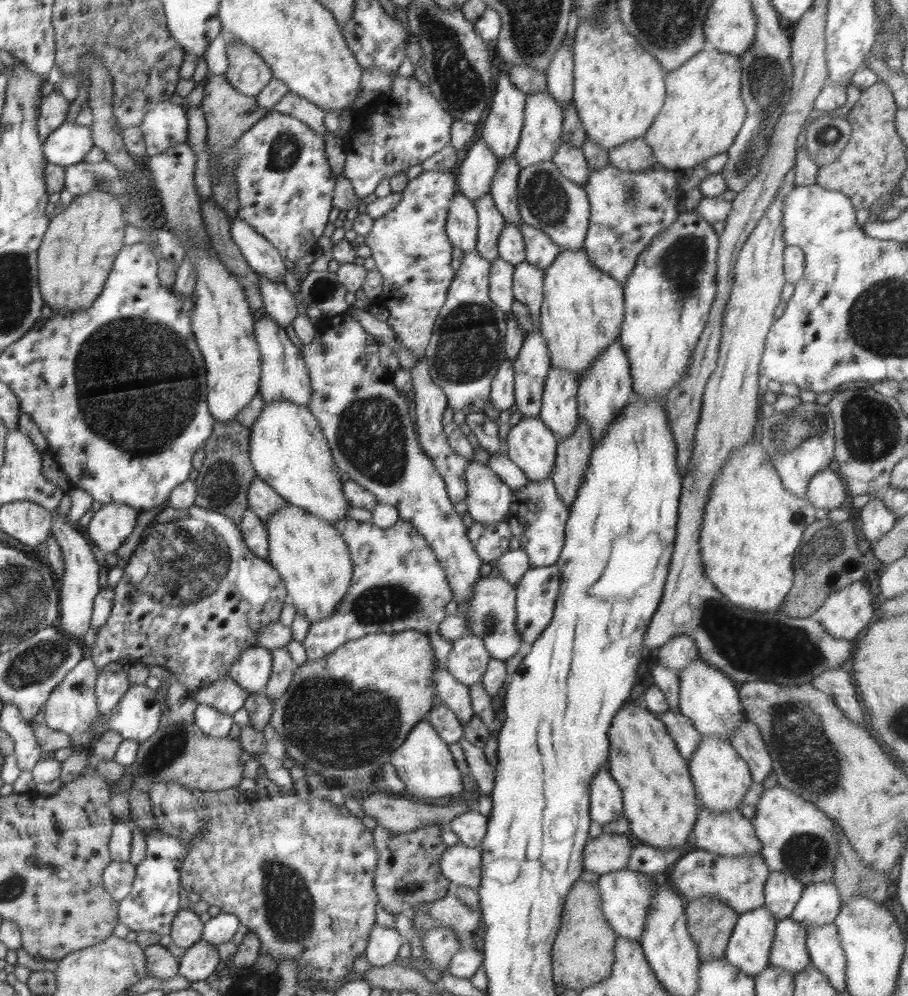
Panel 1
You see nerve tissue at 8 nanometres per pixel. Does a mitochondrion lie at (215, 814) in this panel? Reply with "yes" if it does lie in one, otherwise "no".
no

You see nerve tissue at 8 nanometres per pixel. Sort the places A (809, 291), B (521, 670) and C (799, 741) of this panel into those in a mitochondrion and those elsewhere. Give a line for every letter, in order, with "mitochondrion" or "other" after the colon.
A: other
B: other
C: mitochondrion

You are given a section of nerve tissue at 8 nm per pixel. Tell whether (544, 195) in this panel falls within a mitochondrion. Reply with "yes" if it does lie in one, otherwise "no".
yes

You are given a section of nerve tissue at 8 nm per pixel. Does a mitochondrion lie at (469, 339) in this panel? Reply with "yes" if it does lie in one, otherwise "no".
yes

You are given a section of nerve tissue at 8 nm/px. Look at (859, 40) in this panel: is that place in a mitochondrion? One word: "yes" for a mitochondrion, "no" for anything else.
no

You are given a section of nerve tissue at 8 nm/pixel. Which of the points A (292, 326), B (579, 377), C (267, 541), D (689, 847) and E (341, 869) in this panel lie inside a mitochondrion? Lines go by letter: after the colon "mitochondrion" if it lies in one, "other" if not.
A: other
B: other
C: other
D: other
E: other

